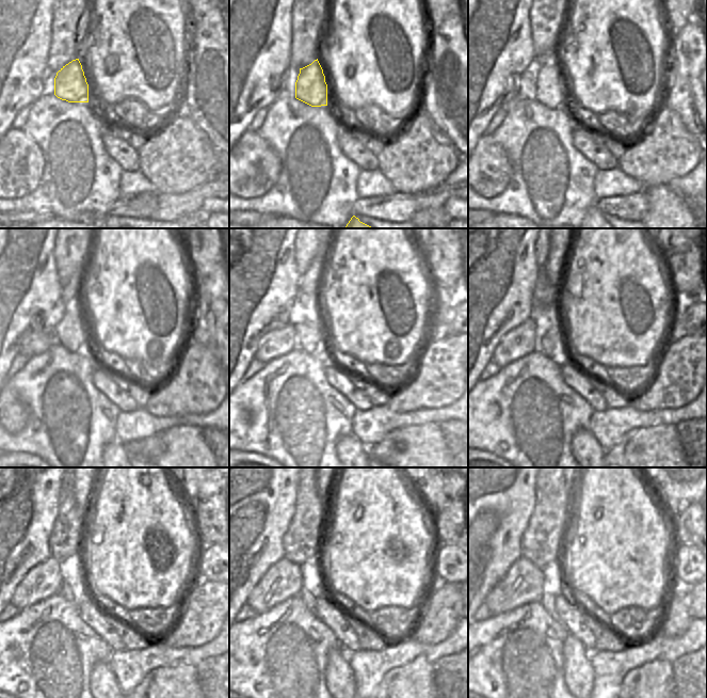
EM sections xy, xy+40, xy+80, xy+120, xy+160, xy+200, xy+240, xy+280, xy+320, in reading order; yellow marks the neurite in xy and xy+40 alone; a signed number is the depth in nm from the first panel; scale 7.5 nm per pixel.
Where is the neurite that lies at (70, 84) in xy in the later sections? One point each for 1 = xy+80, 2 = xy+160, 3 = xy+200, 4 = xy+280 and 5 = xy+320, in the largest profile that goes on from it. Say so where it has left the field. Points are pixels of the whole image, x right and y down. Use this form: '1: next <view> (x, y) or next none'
1: next xy+80 (549, 89)
2: next xy+160 (308, 333)
3: next xy+200 (545, 345)
4: next xy+280 (310, 601)
5: next xy+320 (548, 601)

